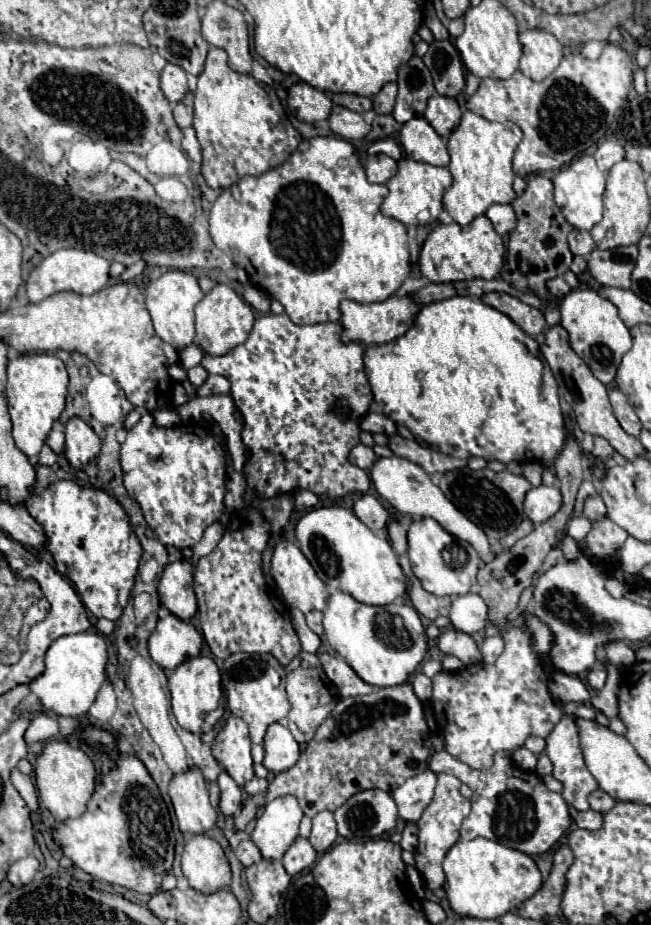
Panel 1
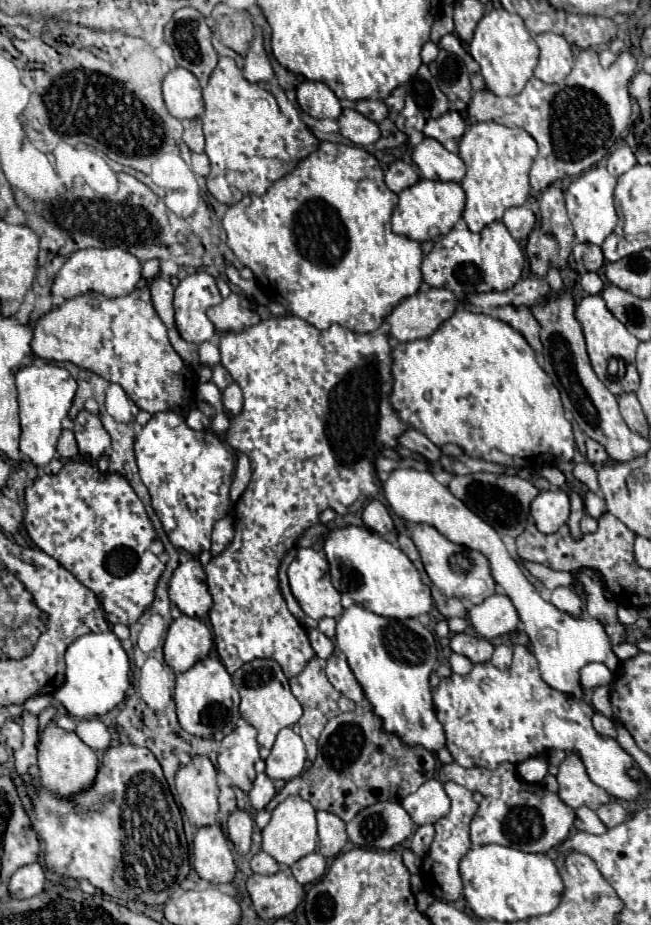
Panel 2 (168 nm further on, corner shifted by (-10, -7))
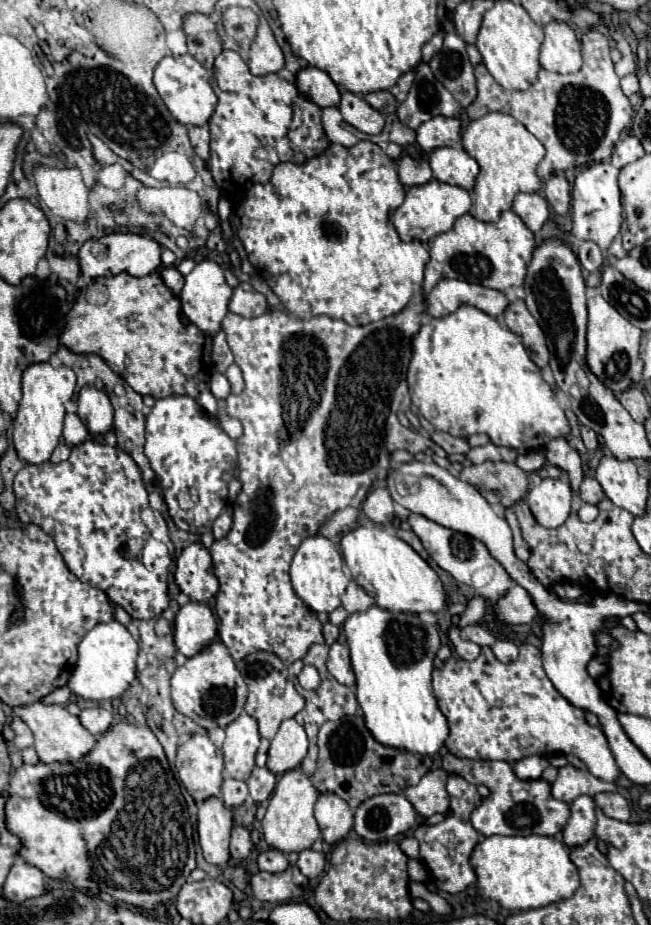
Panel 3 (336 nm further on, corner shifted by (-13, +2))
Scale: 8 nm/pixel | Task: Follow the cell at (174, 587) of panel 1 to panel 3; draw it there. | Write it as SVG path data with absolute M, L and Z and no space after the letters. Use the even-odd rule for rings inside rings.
M202 542L188 544L176 560L176 584L192 602L210 602L218 592L210 552Z

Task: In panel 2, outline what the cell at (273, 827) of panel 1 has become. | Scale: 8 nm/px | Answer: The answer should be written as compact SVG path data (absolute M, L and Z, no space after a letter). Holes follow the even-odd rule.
M299 795L285 797L273 811L271 821L261 831L263 835L263 851L269 853L277 863L281 865L293 865L307 853L313 853L317 847L317 821L315 821L315 809L309 801L303 801Z

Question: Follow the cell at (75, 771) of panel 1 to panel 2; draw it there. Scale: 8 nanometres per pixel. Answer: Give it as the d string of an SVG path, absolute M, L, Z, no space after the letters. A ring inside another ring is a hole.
M49 723L41 731L41 737L39 737L37 765L39 765L43 787L59 797L69 797L71 793L79 793L93 785L93 779L95 779L97 767L99 767L99 759L97 759L97 753L77 737L77 733L65 731L59 725Z

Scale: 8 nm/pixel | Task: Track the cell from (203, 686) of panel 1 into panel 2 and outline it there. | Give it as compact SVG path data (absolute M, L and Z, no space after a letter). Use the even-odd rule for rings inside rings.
M207 657L203 661L197 661L189 671L177 675L175 683L175 709L179 725L197 737L203 739L215 739L219 741L227 733L233 731L239 713L237 713L237 689L231 681L231 675L223 667L223 663L217 657Z

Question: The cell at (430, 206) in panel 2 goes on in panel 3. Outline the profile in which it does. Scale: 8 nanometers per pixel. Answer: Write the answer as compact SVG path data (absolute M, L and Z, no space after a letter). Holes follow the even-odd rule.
M430 180L422 186L410 186L406 190L404 204L394 212L392 222L404 242L410 242L410 240L426 242L428 238L434 238L442 232L448 232L454 226L456 218L466 214L470 208L472 208L472 198L470 198L468 190L464 190L460 186L446 184L446 182Z

